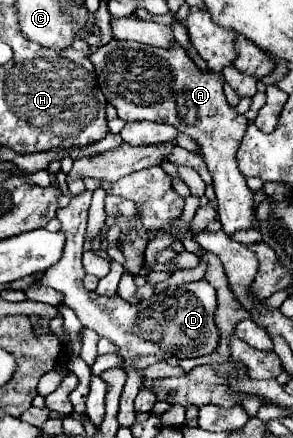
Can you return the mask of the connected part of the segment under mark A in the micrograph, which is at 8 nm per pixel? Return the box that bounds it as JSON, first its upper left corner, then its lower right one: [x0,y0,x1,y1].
[90,40,252,236]

